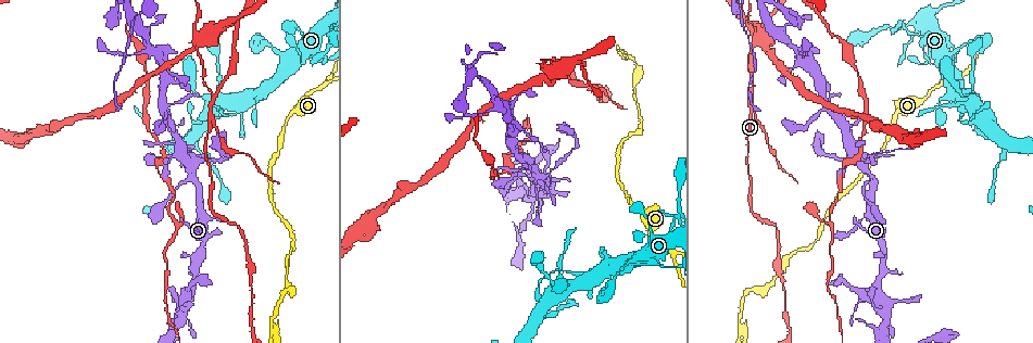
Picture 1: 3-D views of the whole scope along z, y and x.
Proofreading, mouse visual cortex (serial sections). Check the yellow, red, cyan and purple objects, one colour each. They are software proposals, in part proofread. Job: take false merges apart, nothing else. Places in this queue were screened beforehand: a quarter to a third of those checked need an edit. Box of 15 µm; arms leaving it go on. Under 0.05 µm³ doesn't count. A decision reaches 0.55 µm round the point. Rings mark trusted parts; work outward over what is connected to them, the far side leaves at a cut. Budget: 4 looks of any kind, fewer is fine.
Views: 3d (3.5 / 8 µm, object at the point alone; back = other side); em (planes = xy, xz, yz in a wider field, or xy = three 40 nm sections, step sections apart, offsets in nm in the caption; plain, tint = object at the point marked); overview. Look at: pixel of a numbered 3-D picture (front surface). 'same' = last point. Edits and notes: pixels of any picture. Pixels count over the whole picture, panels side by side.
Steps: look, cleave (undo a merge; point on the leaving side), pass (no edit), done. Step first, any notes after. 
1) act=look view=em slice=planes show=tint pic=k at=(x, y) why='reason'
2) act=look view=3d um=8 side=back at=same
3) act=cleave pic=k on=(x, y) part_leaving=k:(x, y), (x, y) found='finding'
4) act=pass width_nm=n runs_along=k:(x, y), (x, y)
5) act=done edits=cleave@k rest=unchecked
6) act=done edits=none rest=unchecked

act=look view=3d um=3.5 side=back pic=1 at=(864, 166) why='a fork'

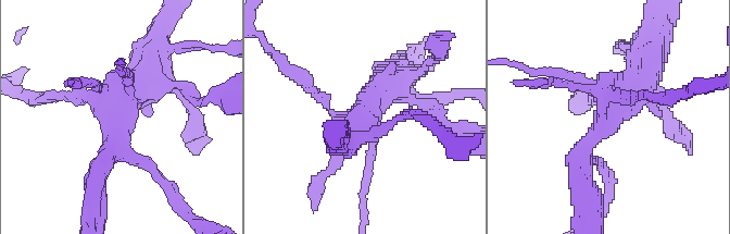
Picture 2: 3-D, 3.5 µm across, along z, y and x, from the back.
act=look view=em slice=xy step=2 show=tint pic=2 at=(364, 117) why='need the tissue'

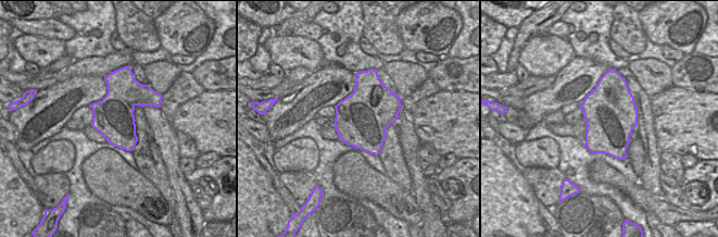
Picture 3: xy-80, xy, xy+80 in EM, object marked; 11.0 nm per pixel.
act=pass width_nm=600 runs_along=2:(580, 174), (580, 150), (646, 63) found='continuous, no second cell'

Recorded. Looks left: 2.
act=look view=3d um=8 pic=1 at=(753, 95) why='abrupt turn'

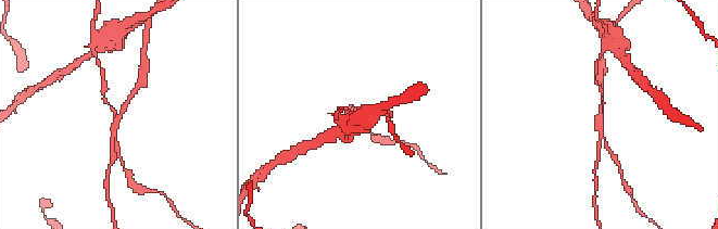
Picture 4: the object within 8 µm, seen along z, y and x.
act=look view=em slice=xy step=2 show=tint pic=4 at=(600, 117) arms=3 arm_widths_nm=100,150,150 why='now the EM'

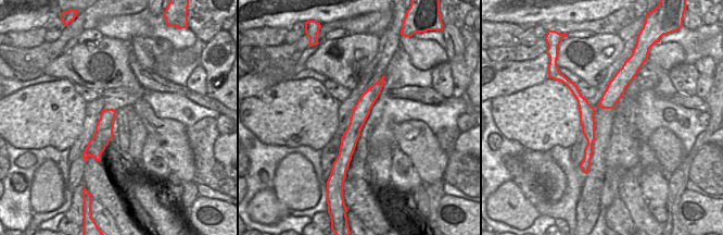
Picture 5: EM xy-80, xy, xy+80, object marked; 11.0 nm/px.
act=cleave pic=4 on=(104, 89) found='two cells meet here'

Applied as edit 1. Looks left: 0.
act=done edits=cleave@4 rest=unchecked

